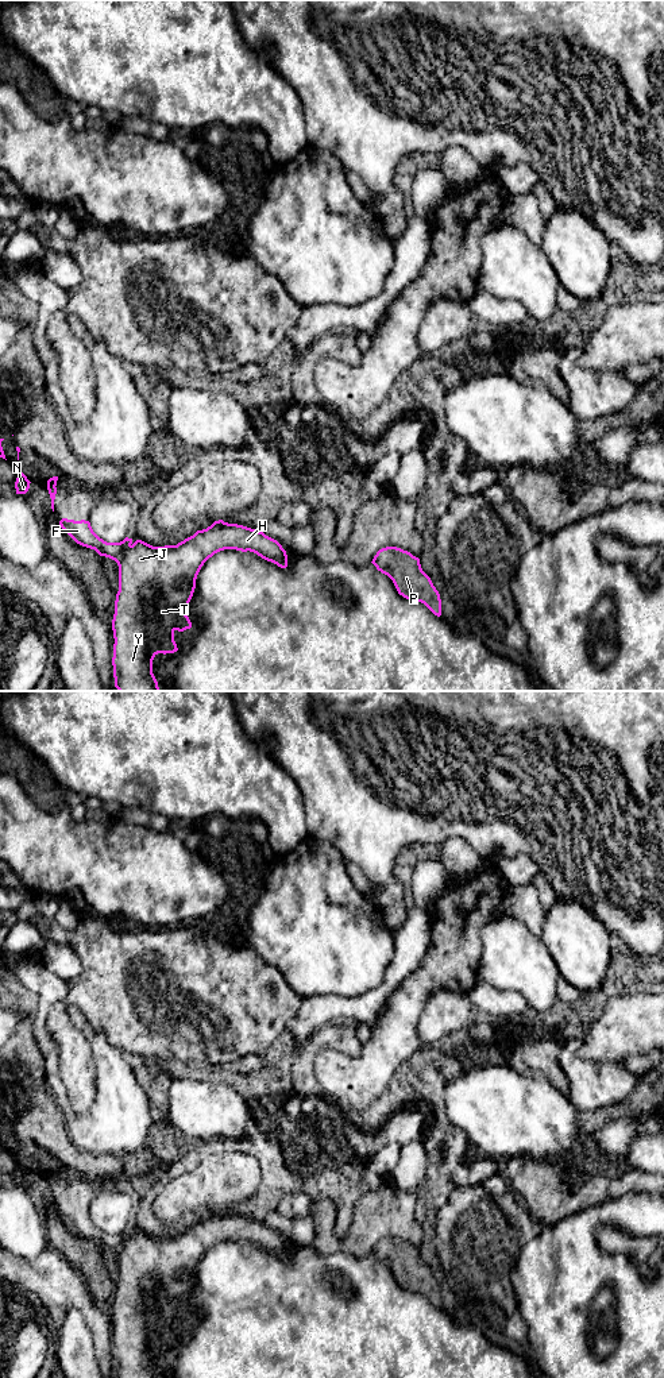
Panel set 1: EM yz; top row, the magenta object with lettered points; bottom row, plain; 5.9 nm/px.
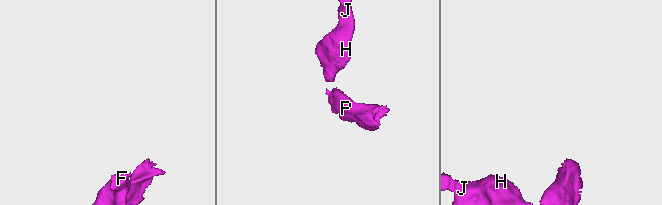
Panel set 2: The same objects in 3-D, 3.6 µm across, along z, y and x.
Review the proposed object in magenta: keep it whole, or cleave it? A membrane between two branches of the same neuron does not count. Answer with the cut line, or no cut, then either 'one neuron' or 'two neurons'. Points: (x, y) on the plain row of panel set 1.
cut yz (130, 1235), (116, 1253); two neurons

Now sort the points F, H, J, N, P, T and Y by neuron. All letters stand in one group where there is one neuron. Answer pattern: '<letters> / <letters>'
F N / H J P T Y

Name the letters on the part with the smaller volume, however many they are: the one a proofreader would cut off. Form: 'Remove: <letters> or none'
Remove: F, N

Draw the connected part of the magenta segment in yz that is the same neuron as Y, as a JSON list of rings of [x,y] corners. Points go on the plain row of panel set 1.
[[[223,1211],[197,1221],[177,1236],[153,1238],[136,1231],[124,1242],[117,1252],[119,1282],[112,1311],[115,1378],[158,1378],[153,1351],[158,1344],[178,1342],[174,1323],[192,1319],[185,1301],[193,1288],[197,1266],[209,1248],[224,1240],[250,1242],[281,1259],[287,1258],[286,1242],[277,1231],[263,1223]]]

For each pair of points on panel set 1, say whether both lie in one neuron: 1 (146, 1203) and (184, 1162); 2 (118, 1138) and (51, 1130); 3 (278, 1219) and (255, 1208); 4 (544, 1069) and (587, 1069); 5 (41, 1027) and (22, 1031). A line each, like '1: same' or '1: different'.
1: same
2: different
3: different
4: different
5: different

